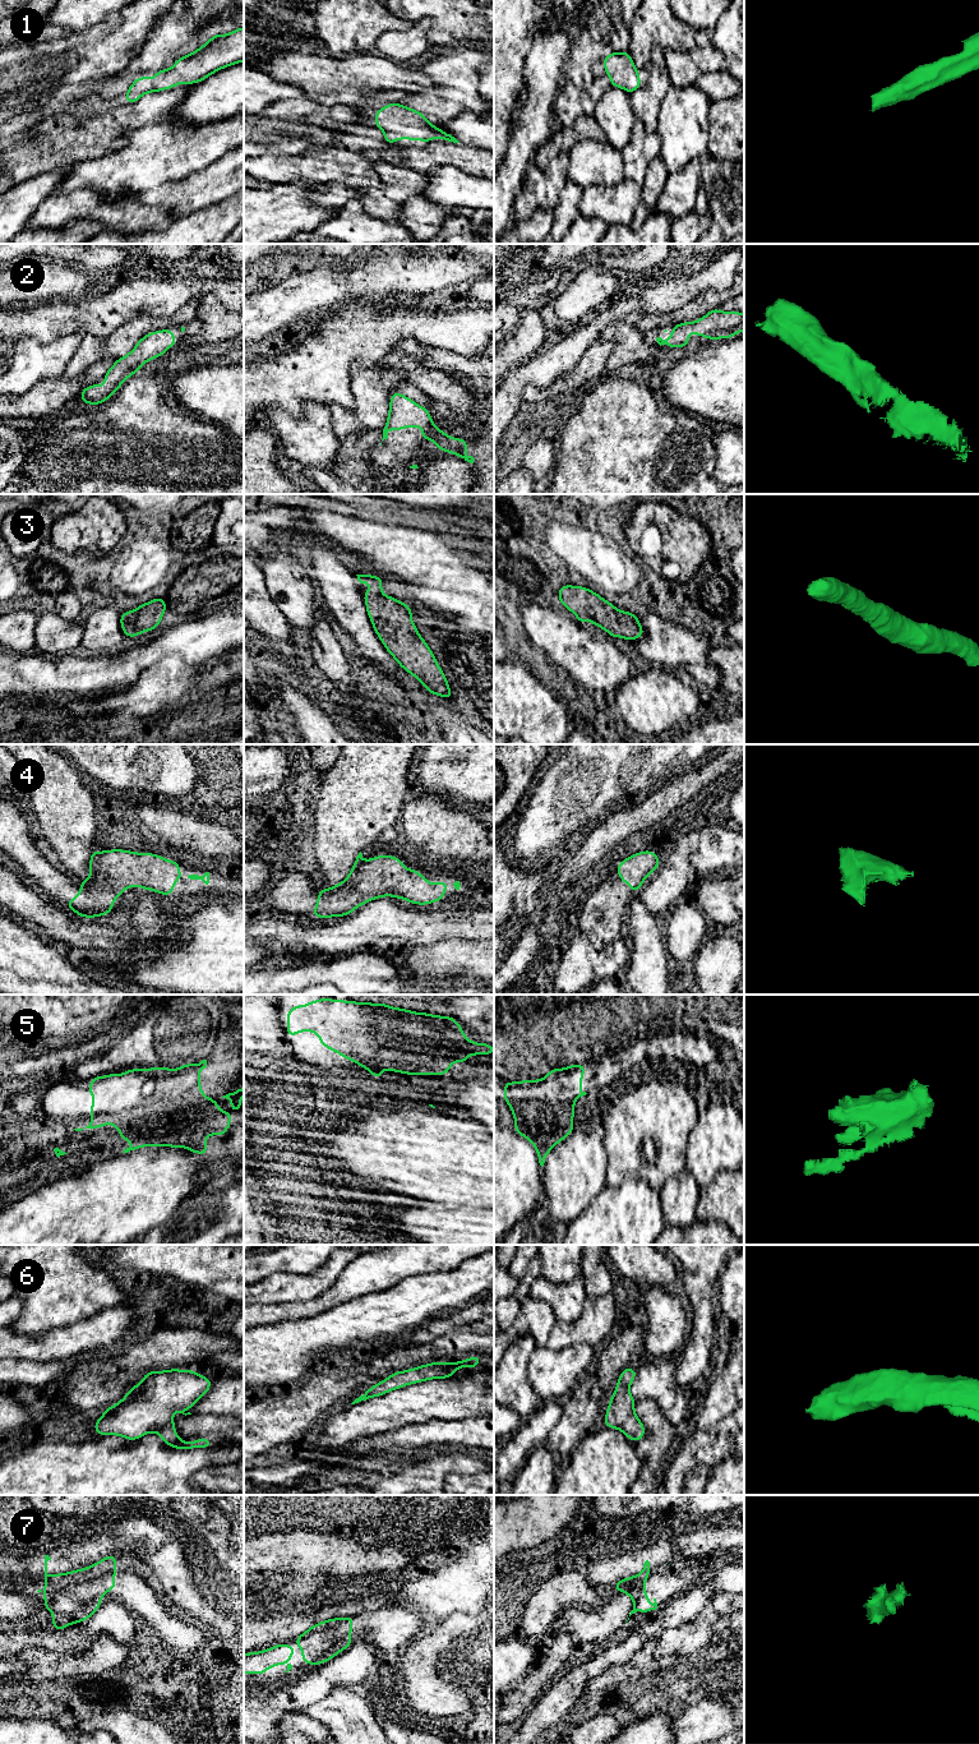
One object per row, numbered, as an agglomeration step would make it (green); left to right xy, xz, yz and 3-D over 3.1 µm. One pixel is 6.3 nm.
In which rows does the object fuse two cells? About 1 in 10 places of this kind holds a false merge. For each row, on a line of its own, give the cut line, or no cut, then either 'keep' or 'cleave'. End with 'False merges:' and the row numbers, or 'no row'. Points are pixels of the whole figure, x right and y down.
1: cut none; keep
2: cut none; keep
3: cut none; keep
4: cut none; keep
5: cut none; keep
6: cut none; keep
7: cut none; keep
False merges: no row

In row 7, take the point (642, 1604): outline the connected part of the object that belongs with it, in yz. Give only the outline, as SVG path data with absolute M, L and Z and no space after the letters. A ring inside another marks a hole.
M646 1560L642 1568L639 1574L615 1582L614 1590L617 1592L625 1592L634 1602L634 1607L629 1616L637 1611L650 1612L657 1609L656 1598L654 1598L654 1604L647 1602L648 1596L645 1588L646 1579L652 1573L650 1561Z

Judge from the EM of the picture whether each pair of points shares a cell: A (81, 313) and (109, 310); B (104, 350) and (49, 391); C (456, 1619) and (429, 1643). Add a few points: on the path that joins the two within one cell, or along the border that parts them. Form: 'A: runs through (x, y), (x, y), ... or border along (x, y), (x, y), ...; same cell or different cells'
A: runs through (87, 313), (102, 313); same cell
B: border along (63, 375), (78, 378); different cells
C: runs through (455, 1627), (437, 1642); same cell

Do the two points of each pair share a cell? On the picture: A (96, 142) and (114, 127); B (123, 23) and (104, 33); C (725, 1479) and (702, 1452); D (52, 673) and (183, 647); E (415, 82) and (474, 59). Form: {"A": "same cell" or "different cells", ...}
{"A": "same cell", "B": "same cell", "C": "different cells", "D": "same cell", "E": "different cells"}

